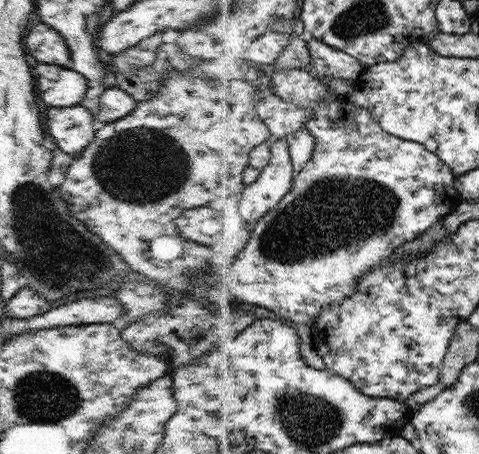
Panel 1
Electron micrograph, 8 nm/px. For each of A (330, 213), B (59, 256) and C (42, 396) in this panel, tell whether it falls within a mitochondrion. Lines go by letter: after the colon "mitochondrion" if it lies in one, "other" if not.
A: mitochondrion
B: mitochondrion
C: mitochondrion

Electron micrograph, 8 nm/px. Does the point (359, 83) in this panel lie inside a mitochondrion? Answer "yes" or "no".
no

